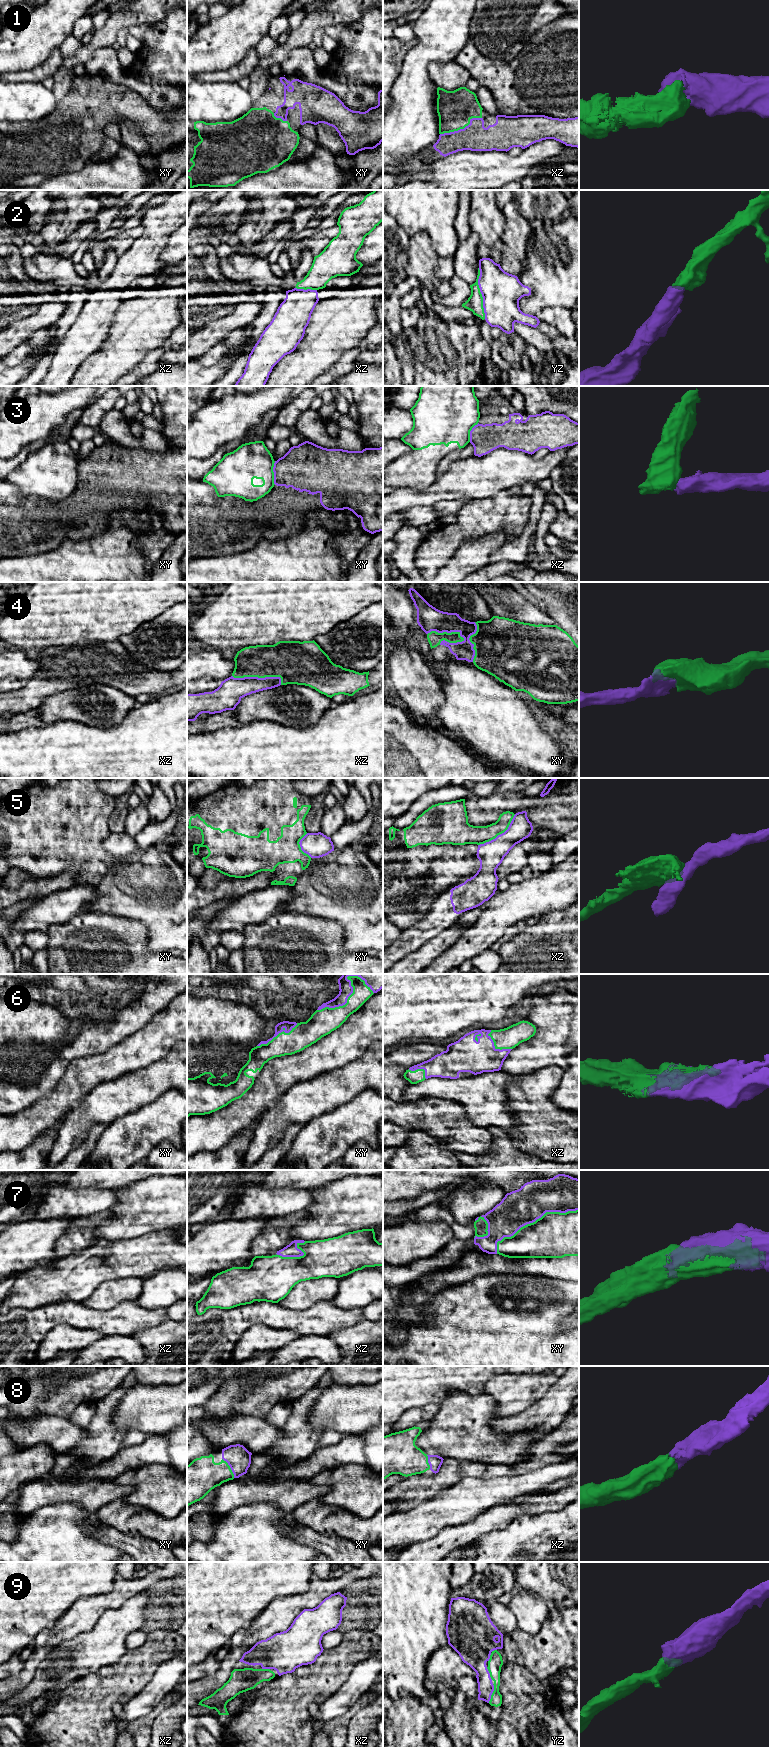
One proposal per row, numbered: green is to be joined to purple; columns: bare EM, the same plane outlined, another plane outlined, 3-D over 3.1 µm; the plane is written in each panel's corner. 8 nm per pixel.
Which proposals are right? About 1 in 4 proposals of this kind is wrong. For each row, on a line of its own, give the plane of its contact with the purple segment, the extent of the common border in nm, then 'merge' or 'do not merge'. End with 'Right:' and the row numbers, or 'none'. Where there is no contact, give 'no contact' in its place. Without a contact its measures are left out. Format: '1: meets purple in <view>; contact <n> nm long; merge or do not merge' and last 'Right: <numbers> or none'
1: meets purple in xz; contact 360 nm long; merge
2: meets purple in yz; contact 420 nm long; merge
3: meets purple in xy; contact 190 nm long; do not merge
4: meets purple in xy; contact 300 nm long; merge
5: meets purple in xz; contact 400 nm long; do not merge
6: meets purple in xy; contact 480 nm long; merge
7: meets purple in xy; contact 750 nm long; merge
8: meets purple in xy; contact 190 nm long; merge
9: meets purple in yz; contact 160 nm long; merge
Right: 1, 2, 4, 6, 7, 8, 9

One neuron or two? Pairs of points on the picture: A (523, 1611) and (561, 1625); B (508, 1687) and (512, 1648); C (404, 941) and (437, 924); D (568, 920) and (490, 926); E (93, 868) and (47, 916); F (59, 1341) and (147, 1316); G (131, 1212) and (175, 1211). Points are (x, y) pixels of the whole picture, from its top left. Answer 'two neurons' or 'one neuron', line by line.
A: two neurons
B: two neurons
C: one neuron
D: two neurons
E: two neurons
F: two neurons
G: one neuron

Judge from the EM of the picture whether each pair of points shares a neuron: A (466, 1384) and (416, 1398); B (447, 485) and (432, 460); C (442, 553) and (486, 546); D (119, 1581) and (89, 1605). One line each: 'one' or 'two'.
A: one
B: two
C: two
D: one

